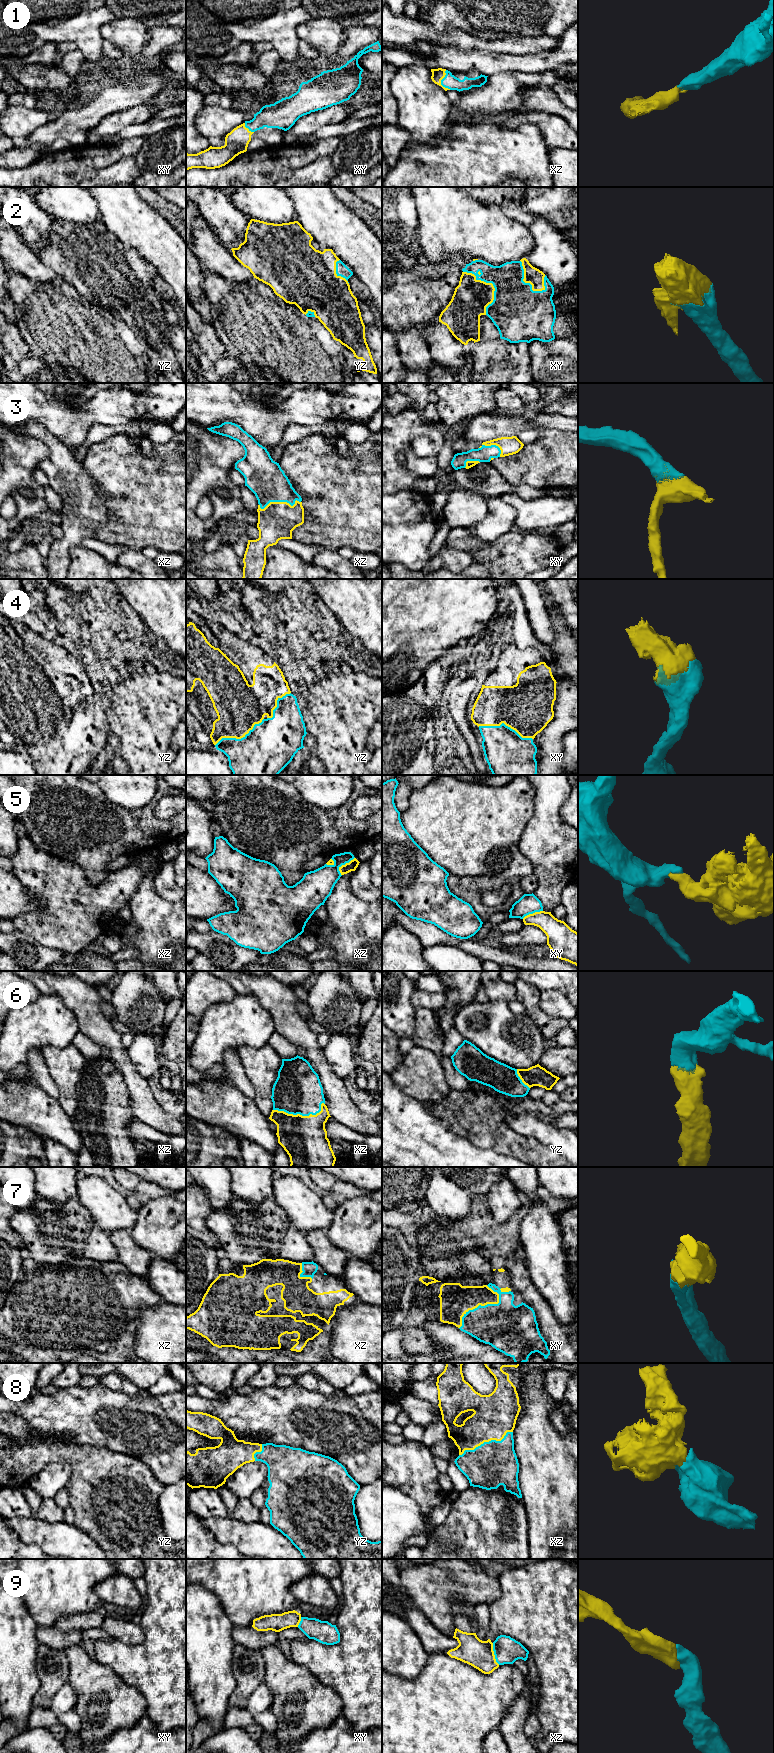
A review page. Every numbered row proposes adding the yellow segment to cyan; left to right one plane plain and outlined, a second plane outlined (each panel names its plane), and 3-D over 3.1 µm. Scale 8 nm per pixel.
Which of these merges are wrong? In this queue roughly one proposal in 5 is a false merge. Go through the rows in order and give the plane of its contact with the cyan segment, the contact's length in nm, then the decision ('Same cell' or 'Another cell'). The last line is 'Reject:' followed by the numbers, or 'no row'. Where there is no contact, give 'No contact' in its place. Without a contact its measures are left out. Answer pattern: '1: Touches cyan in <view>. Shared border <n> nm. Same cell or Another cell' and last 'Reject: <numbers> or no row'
1: Touches cyan in xz. Shared border 170 nm. Same cell
2: Touches cyan in xy. Shared border 400 nm. Same cell
3: Touches cyan in xz. Shared border 340 nm. Same cell
4: Touches cyan in xy. Shared border 460 nm. Same cell
5: Touches cyan in xz. Shared border 190 nm. Another cell
6: Touches cyan in xz. Shared border 420 nm. Same cell
7: Touches cyan in xy. Shared border 420 nm. Same cell
8: Touches cyan in xz. Shared border 480 nm. Same cell
9: Touches cyan in xz. Shared border 190 nm. Same cell
Reject: 5

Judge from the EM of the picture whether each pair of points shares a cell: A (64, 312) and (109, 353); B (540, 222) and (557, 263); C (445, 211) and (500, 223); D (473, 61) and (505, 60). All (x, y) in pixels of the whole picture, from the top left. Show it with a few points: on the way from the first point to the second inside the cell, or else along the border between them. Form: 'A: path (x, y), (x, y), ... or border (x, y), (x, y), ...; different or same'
A: path (75, 323), (98, 346); same
B: path (544, 232), (552, 253); same
C: path (459, 223), (486, 223); same
D: path (481, 61), (497, 61); same

